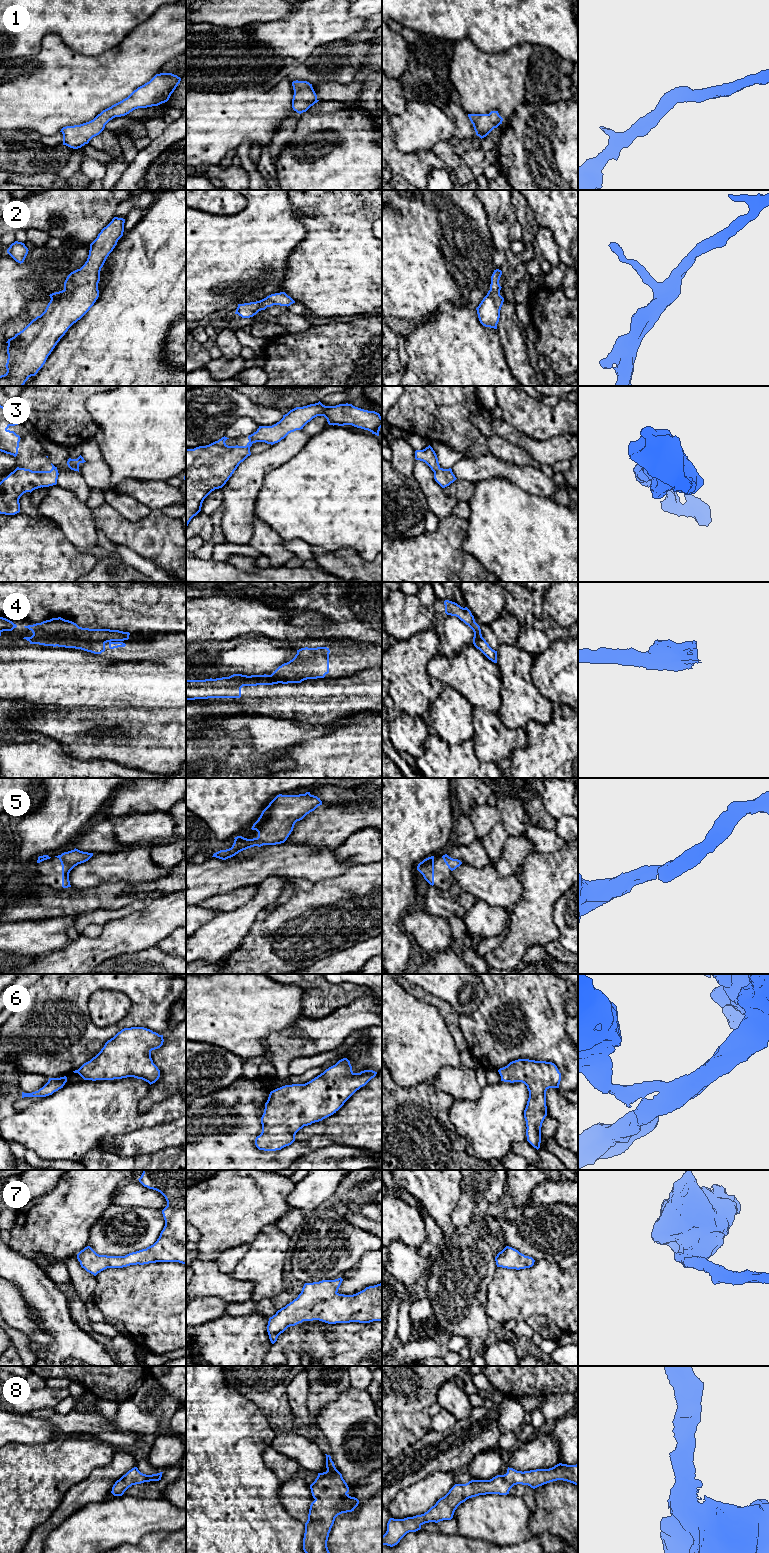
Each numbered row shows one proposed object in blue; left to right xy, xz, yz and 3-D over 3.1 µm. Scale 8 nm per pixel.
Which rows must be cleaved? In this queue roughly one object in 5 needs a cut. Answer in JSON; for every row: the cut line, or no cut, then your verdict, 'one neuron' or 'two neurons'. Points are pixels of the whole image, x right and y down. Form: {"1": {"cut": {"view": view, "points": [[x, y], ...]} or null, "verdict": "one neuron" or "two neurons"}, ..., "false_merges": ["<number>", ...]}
{"1": {"cut": null, "verdict": "one neuron"}, "2": {"cut": null, "verdict": "one neuron"}, "3": {"cut": null, "verdict": "one neuron"}, "4": {"cut": {"view": "xy", "points": [[39, 623], [46, 634], [72, 636], [88, 642], [104, 643]]}, "verdict": "two neurons"}, "5": {"cut": null, "verdict": "one neuron"}, "6": {"cut": null, "verdict": "one neuron"}, "7": {"cut": null, "verdict": "one neuron"}, "8": {"cut": null, "verdict": "one neuron"}, "false_merges": ["4"]}

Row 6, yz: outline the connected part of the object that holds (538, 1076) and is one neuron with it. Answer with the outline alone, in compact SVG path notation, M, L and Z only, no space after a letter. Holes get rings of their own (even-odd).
M518 1059L510 1062L507 1066L498 1070L501 1081L504 1082L522 1082L527 1086L529 1098L524 1110L524 1118L526 1121L527 1141L537 1150L541 1143L541 1127L547 1116L546 1091L549 1088L559 1088L561 1081L561 1073L557 1066L552 1062L535 1061L529 1059Z

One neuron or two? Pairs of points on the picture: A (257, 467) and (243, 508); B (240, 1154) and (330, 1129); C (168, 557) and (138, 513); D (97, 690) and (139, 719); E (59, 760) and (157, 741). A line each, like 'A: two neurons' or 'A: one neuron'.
A: one neuron
B: two neurons
C: two neurons
D: two neurons
E: two neurons

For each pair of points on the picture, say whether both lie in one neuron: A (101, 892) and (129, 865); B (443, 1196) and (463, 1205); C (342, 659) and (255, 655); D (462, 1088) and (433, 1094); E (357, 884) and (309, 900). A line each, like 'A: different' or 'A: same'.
A: different
B: different
C: same
D: different
E: same

